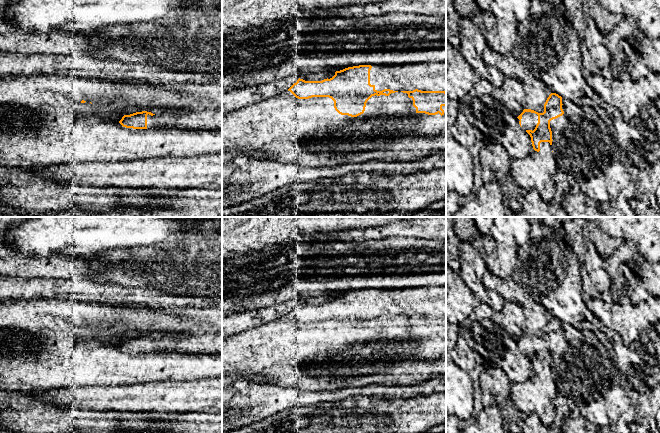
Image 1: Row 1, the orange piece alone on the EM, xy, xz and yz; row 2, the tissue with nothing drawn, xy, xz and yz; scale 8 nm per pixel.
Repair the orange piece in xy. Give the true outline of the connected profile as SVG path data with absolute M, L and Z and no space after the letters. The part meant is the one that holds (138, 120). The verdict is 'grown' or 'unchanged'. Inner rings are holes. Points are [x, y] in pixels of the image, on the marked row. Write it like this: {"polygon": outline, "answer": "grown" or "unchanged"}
{"polygon": "M142 111L130 115L124 115L119 123L126 128L147 129L147 115L155 115L151 112Z", "answer": "unchanged"}

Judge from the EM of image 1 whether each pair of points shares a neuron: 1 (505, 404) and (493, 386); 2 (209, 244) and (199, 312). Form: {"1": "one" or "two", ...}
{"1": "one", "2": "two"}

